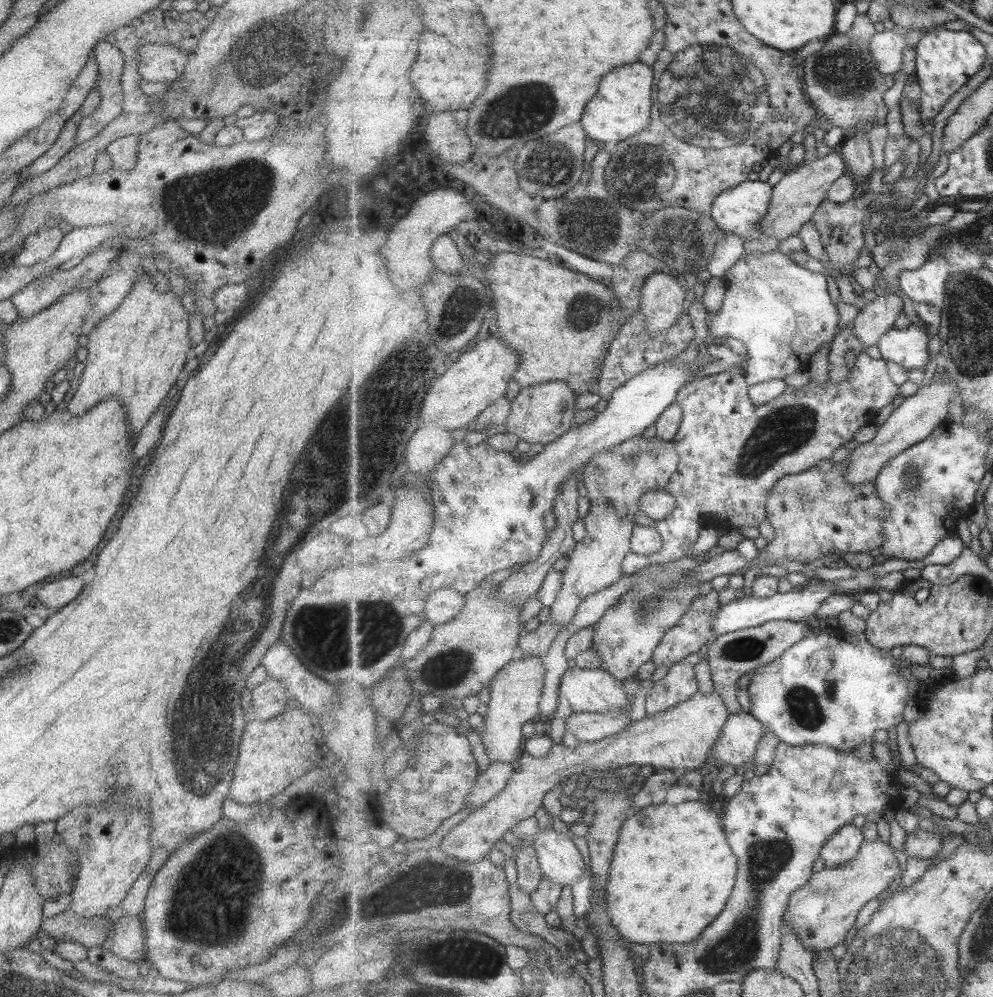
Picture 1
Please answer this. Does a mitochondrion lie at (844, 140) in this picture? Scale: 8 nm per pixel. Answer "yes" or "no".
no

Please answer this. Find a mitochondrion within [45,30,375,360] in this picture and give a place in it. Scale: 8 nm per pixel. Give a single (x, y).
(244, 192)

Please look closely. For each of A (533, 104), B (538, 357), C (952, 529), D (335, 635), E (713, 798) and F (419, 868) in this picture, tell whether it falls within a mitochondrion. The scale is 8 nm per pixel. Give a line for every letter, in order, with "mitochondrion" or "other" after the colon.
A: mitochondrion
B: other
C: other
D: mitochondrion
E: other
F: other

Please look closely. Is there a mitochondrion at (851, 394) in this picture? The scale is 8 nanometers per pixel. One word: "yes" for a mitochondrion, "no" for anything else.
no

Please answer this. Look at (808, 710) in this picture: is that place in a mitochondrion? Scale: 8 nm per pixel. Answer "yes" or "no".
yes

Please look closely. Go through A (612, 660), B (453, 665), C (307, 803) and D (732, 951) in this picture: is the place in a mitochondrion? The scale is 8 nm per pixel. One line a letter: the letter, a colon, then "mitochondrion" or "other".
A: other
B: mitochondrion
C: other
D: mitochondrion

